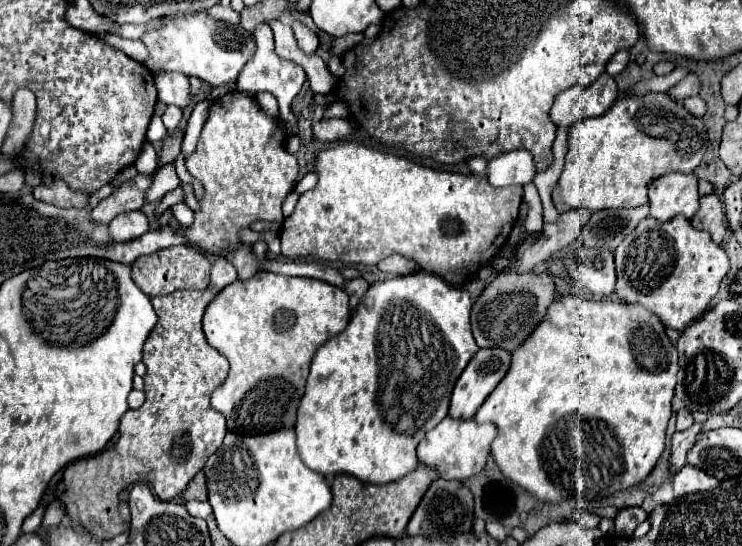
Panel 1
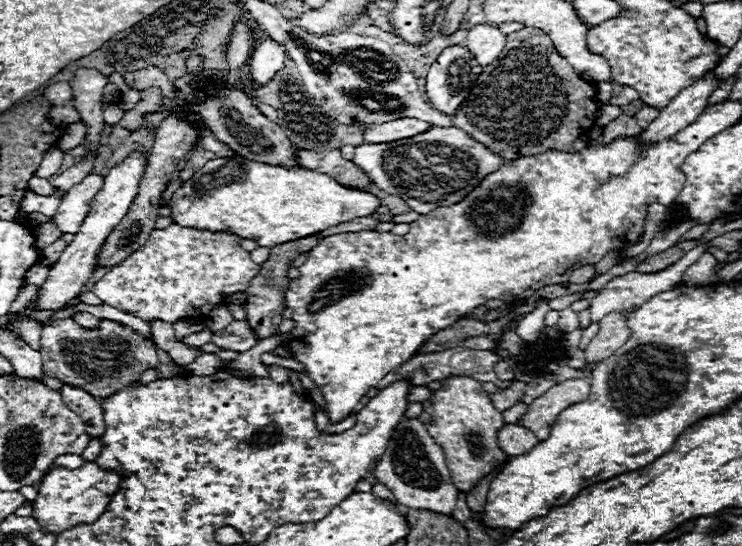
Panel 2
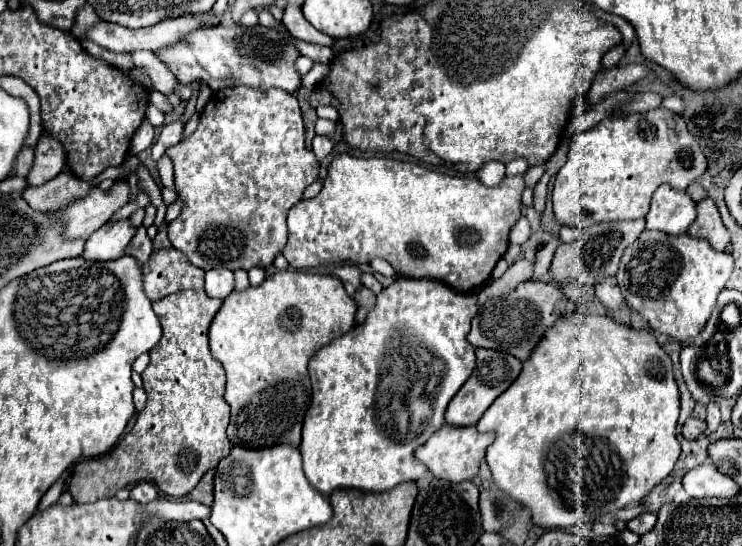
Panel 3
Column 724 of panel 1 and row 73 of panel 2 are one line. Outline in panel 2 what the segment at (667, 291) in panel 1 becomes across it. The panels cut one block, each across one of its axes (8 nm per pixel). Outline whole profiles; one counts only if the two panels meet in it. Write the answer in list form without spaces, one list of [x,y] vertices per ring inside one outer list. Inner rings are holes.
[[[274,40],[260,42],[248,64],[254,80],[258,84],[266,84],[266,80],[270,80],[284,66],[284,56],[286,48],[280,46],[278,42]]]

